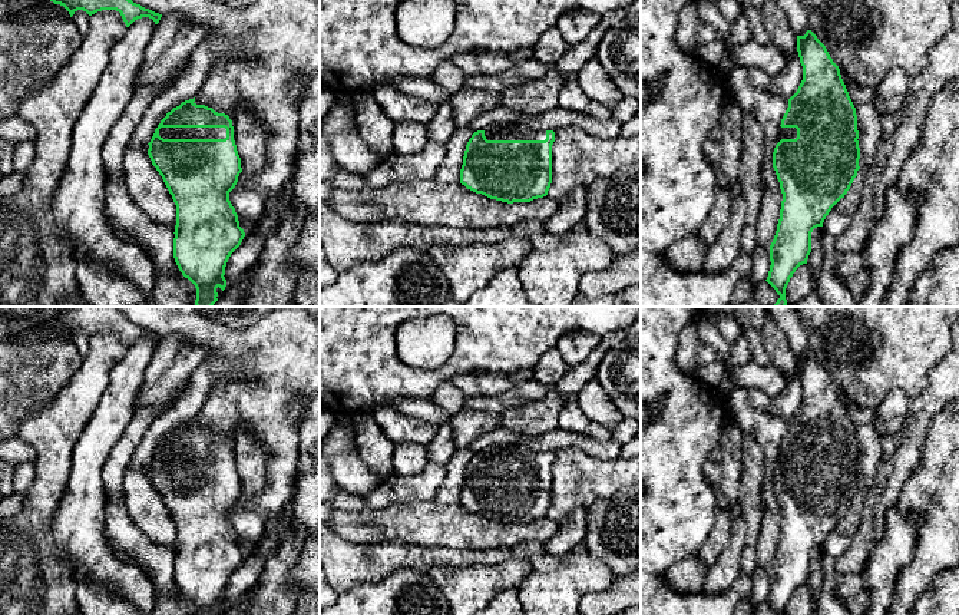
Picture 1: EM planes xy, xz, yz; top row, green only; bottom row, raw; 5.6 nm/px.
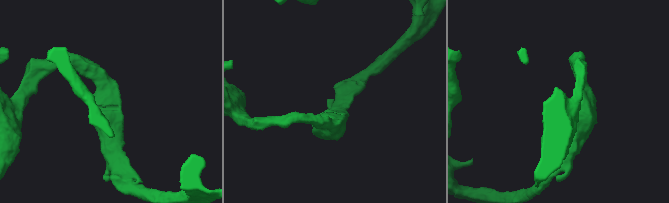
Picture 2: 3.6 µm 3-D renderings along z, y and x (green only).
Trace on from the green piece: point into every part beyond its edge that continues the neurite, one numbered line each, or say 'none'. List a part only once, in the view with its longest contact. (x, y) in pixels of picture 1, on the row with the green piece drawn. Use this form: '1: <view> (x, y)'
1: xy (164, 132)

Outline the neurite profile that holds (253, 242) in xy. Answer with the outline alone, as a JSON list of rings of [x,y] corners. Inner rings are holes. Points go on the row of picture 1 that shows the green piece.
[[[280,191],[268,196],[268,209],[254,232],[245,234],[241,245],[231,254],[225,267],[226,285],[232,285],[238,277],[245,274],[257,261],[264,239],[271,234],[281,219],[281,212],[285,209],[287,191]]]

